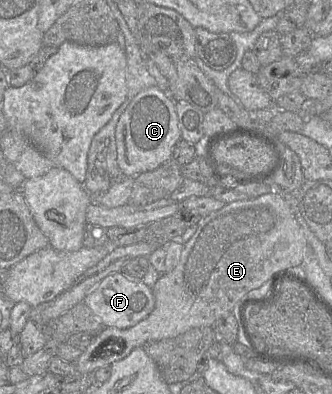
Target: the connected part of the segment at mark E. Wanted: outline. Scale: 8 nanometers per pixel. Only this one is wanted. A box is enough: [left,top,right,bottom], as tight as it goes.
[75,190,307,375]

